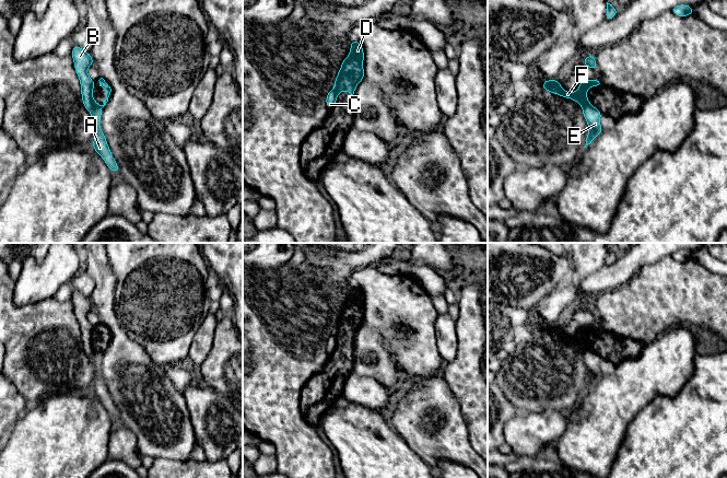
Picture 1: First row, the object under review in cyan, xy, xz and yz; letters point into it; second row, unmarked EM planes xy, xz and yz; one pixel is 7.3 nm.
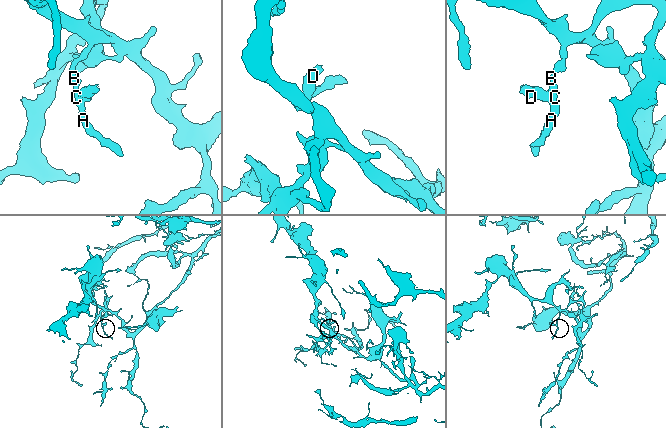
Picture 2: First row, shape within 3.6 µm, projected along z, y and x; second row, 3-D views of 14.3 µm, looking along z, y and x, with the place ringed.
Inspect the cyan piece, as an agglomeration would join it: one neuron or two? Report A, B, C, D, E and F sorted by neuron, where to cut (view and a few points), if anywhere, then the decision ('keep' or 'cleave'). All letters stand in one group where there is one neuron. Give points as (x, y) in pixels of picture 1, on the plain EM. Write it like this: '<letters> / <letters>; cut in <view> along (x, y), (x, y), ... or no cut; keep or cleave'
A B C E / D F; cut in yz along (579, 330), (583, 341), (581, 349); cleave

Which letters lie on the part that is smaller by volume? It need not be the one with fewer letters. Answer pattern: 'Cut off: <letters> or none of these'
Cut off: D, F

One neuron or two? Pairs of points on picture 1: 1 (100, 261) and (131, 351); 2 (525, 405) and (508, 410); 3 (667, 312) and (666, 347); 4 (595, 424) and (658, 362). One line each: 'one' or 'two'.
1: one
2: two
3: two
4: one

